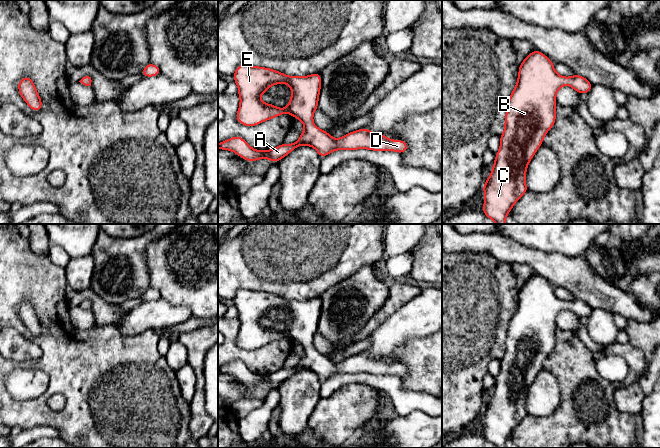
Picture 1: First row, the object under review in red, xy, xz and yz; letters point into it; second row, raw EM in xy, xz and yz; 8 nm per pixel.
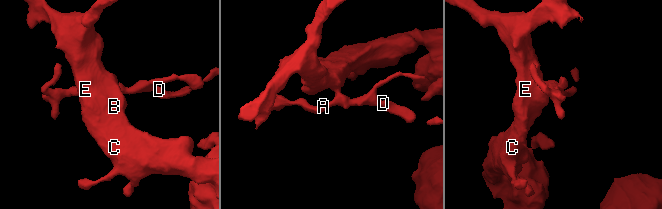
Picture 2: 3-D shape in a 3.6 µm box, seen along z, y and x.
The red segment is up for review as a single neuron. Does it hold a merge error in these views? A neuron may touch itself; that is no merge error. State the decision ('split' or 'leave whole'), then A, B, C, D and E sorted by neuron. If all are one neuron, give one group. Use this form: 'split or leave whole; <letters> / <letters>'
leave whole; A B C D E

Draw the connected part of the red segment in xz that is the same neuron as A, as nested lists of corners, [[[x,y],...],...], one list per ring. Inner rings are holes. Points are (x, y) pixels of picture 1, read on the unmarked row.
[[[242,288],[237,290],[233,298],[234,306],[238,309],[238,319],[240,320],[240,330],[236,337],[236,344],[244,350],[256,350],[266,344],[280,340],[284,337],[291,338],[294,342],[299,343],[304,349],[304,355],[301,357],[299,363],[292,368],[281,368],[272,374],[259,375],[251,372],[248,367],[239,360],[234,360],[226,365],[218,367],[218,373],[230,374],[238,378],[243,384],[257,385],[259,383],[269,383],[272,386],[280,385],[295,372],[301,369],[308,369],[315,372],[321,382],[327,380],[335,374],[356,374],[356,373],[370,373],[373,375],[396,375],[400,378],[408,373],[408,368],[403,364],[391,364],[385,359],[376,358],[369,353],[362,352],[345,360],[335,363],[327,355],[319,353],[313,348],[313,337],[318,332],[318,323],[321,312],[321,299],[314,297],[312,299],[298,301],[287,300],[282,296],[258,290],[250,290]],[[286,307],[292,314],[292,320],[285,333],[278,332],[273,328],[266,328],[260,324],[260,319],[268,314],[271,309]]]

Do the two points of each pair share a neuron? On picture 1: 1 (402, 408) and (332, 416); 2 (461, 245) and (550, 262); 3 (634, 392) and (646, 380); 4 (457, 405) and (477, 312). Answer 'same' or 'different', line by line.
1: different
2: same
3: different
4: same

